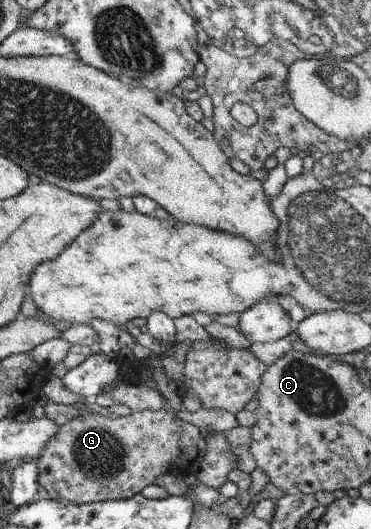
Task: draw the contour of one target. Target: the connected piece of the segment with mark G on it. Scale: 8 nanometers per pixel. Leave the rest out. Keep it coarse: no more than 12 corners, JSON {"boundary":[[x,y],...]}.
{"boundary":[[169,411],[80,414],[45,443],[51,501],[133,497],[196,474],[205,443]]}

